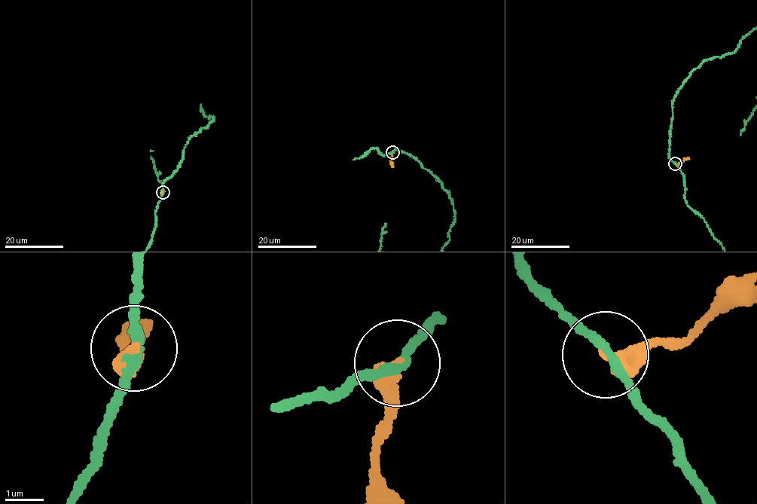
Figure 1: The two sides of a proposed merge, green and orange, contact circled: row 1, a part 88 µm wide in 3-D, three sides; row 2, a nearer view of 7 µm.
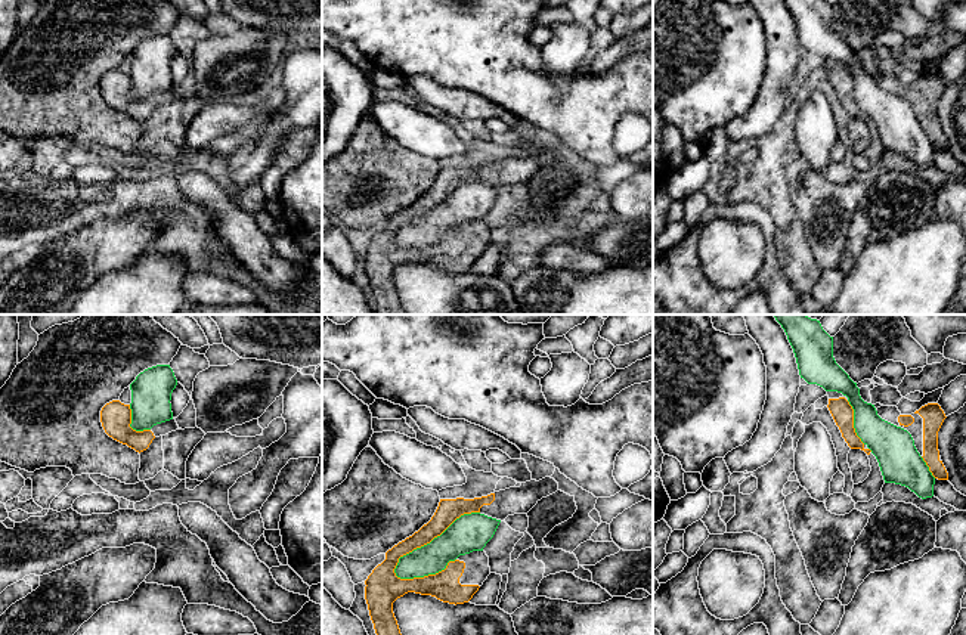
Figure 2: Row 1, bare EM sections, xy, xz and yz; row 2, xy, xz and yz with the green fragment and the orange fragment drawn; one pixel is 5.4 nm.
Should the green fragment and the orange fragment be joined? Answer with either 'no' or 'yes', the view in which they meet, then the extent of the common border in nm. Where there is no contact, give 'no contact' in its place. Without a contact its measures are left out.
no; meets green in xz; contact 600 nm long

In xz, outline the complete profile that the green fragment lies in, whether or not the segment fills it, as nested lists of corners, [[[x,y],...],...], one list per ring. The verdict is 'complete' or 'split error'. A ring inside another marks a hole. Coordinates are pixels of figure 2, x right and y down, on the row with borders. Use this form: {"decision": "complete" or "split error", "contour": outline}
{"decision": "complete", "contour": [[[480,512],[464,514],[430,543],[400,557],[394,573],[400,579],[436,574],[459,555],[483,551],[499,523]]]}

